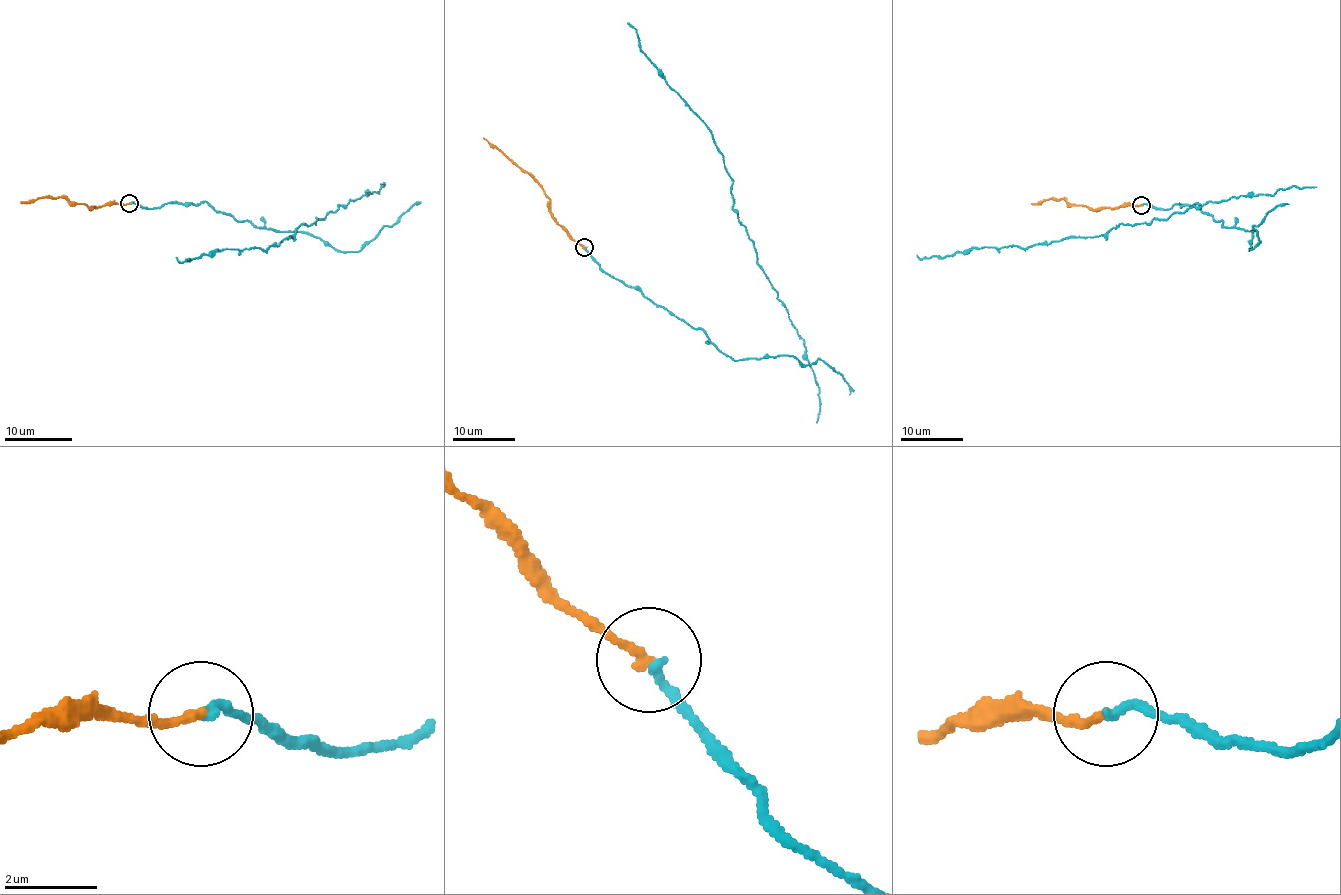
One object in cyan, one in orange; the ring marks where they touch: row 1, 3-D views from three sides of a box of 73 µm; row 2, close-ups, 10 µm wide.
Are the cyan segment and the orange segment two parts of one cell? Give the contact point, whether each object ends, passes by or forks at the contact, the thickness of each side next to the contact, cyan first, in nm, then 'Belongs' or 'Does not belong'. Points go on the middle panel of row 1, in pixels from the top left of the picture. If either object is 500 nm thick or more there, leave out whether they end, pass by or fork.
Place: (584, 247). At the ring cyan ends. At the ring orange ends. Thickness 200 nm (cyan) against 200 nm. Belongs

